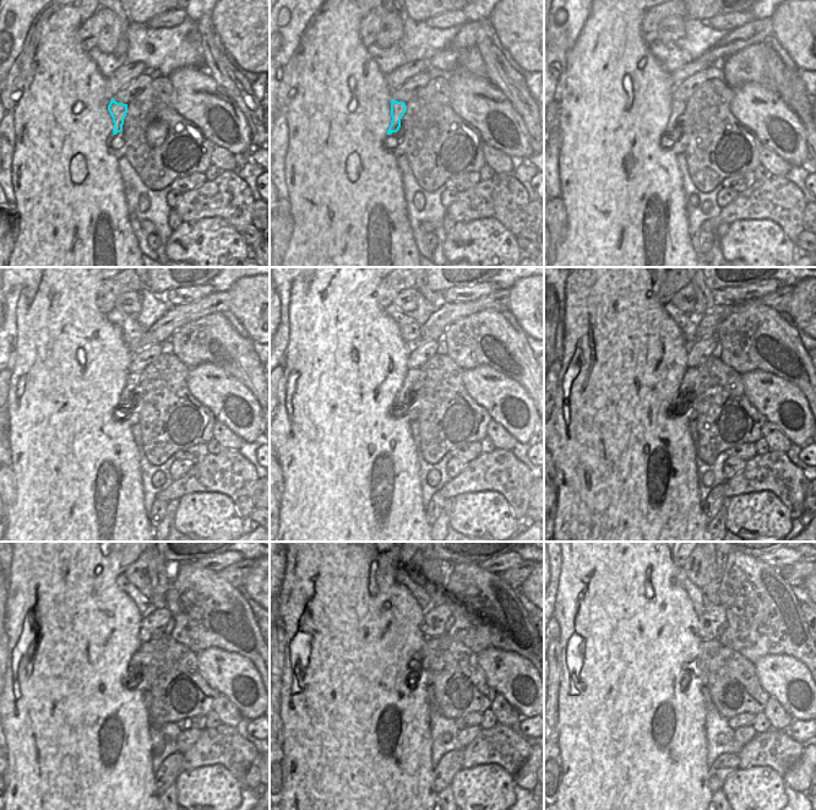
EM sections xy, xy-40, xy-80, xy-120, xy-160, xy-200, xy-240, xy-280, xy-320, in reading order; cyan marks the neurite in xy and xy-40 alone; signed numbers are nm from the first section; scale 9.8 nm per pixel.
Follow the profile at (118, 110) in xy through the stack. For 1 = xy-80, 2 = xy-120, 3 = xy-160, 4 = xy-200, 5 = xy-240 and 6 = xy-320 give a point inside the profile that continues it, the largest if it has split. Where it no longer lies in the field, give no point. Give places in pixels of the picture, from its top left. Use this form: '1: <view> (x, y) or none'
1: xy-80 (678, 108)
2: xy-120 (132, 379)
3: xy-160 (413, 376)
4: xy-200 (691, 378)
5: xy-240 (143, 654)
6: xy-320 (707, 648)

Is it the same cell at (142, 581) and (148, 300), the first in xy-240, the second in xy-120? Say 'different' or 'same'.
different

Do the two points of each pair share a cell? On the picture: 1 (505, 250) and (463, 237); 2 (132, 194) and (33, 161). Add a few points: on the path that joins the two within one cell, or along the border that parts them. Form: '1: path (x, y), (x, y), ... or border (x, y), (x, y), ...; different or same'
1: path (495, 250), (473, 238); same
2: border (117, 163), (130, 219); different

